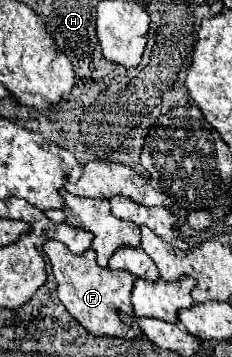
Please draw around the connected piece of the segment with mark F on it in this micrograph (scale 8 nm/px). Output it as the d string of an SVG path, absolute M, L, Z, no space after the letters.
M47 240L43 244L43 252L51 260L53 274L57 280L57 296L67 308L67 312L91 334L97 336L113 336L113 338L135 338L141 332L135 322L123 322L119 312L131 316L131 300L129 294L133 290L133 278L127 270L109 270L101 268L95 262L95 250L87 250L83 254L71 254L65 244Z

